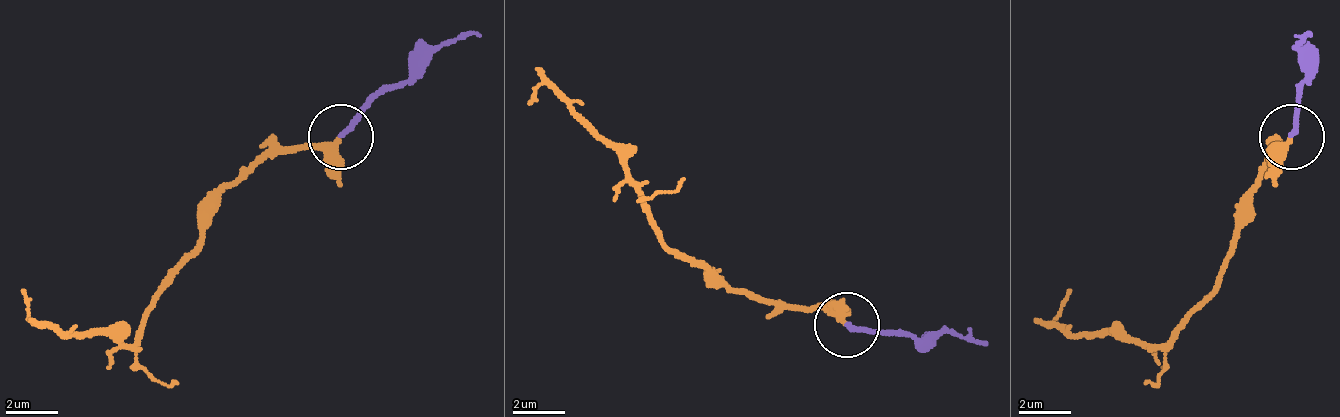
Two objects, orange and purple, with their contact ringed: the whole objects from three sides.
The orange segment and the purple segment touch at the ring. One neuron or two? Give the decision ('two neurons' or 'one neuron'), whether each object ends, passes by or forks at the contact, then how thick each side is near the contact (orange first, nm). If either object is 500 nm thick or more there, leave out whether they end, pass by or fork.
one neuron | orange passes by | purple ends | 300/200 nm

